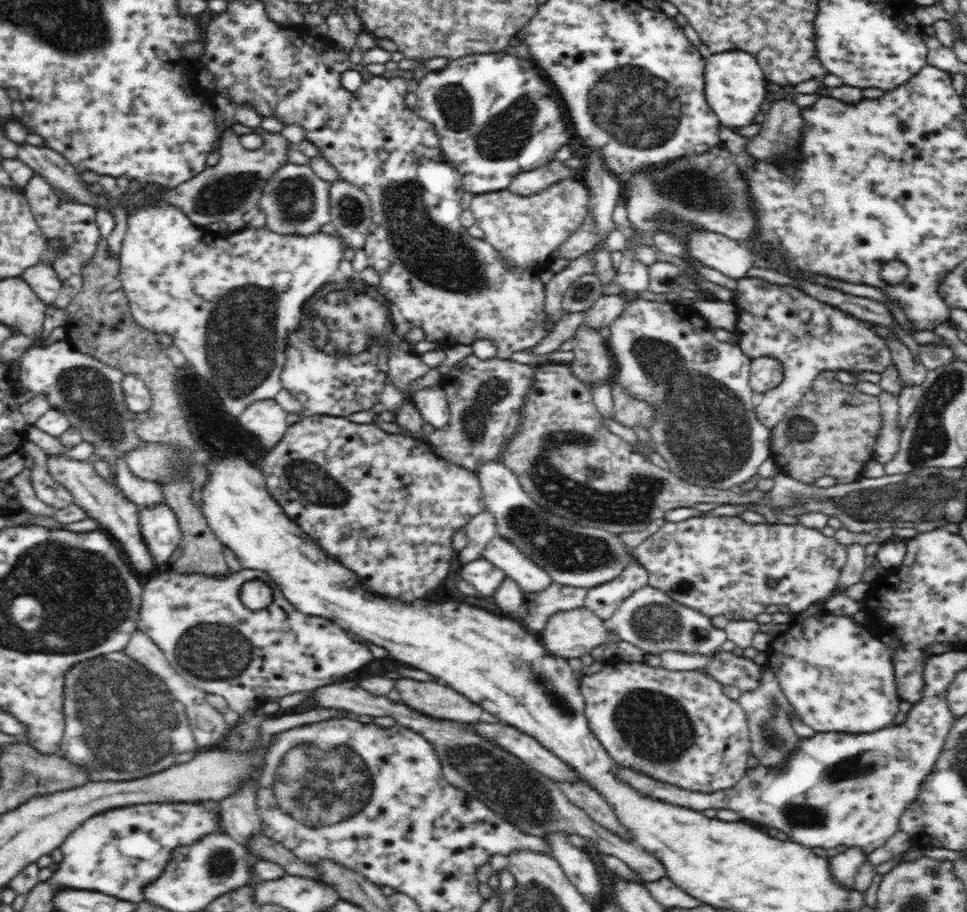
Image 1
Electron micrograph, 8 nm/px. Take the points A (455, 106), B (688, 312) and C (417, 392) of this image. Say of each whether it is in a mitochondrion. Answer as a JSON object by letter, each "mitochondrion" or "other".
{"A":"mitochondrion","B":"other","C":"other"}

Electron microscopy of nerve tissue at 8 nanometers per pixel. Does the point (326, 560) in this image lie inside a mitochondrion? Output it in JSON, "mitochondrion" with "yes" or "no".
{"mitochondrion":"no"}

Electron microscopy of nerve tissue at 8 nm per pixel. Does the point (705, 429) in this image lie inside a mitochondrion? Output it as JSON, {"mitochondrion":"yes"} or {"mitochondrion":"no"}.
{"mitochondrion":"yes"}

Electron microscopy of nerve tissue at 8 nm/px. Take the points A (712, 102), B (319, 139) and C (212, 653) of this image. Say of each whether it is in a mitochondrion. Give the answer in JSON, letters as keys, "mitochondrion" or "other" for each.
{"A":"other","B":"other","C":"mitochondrion"}

